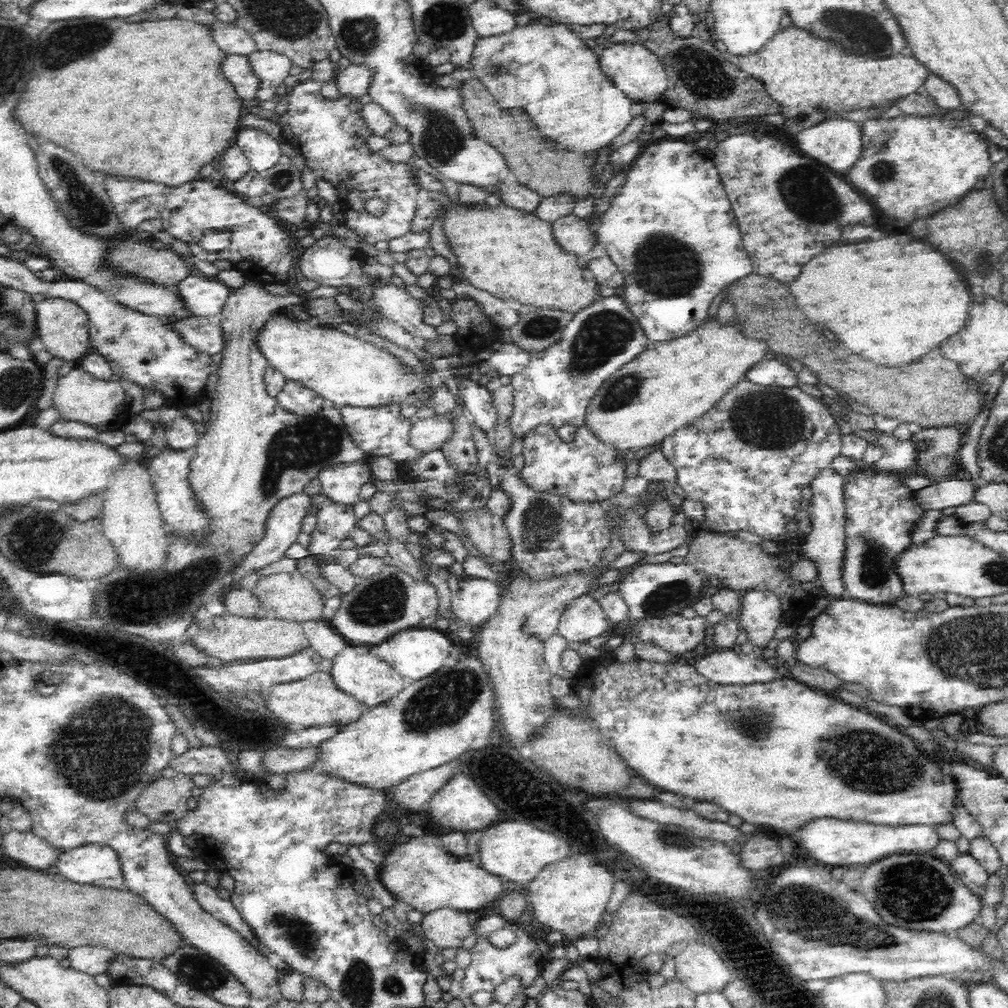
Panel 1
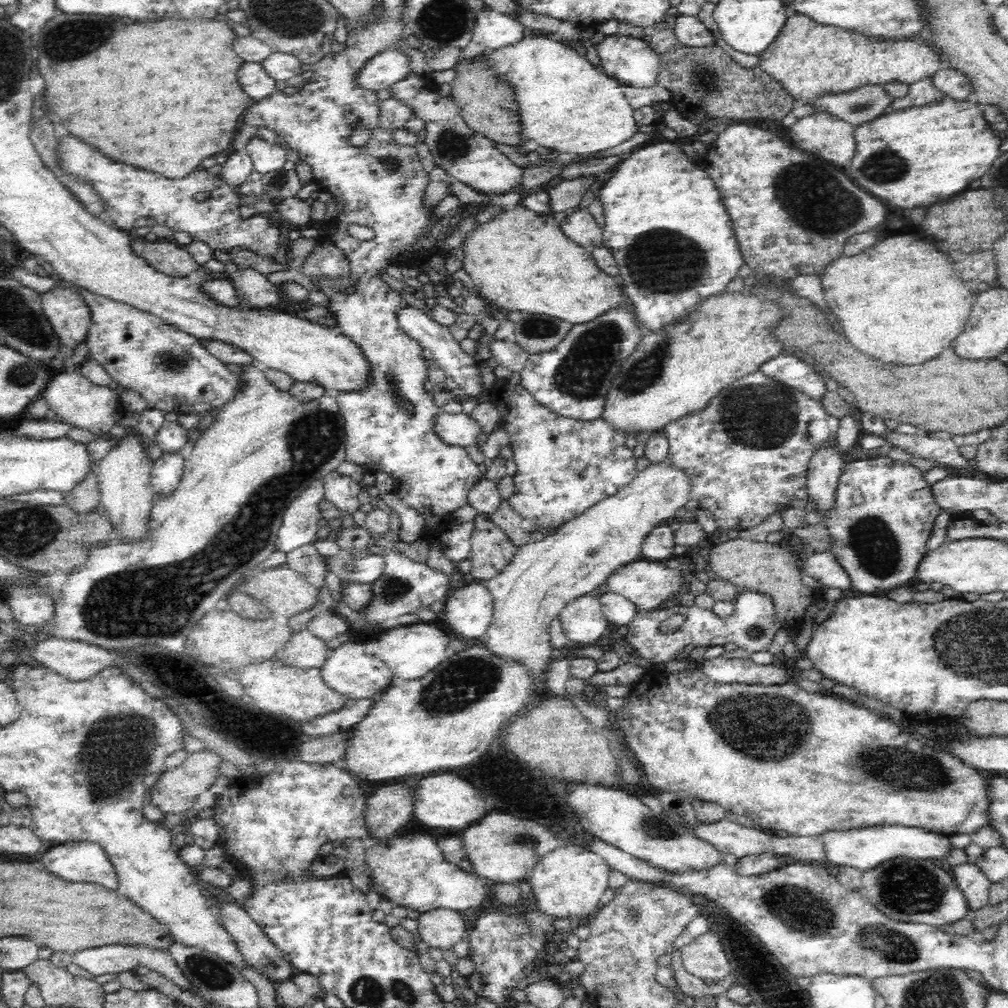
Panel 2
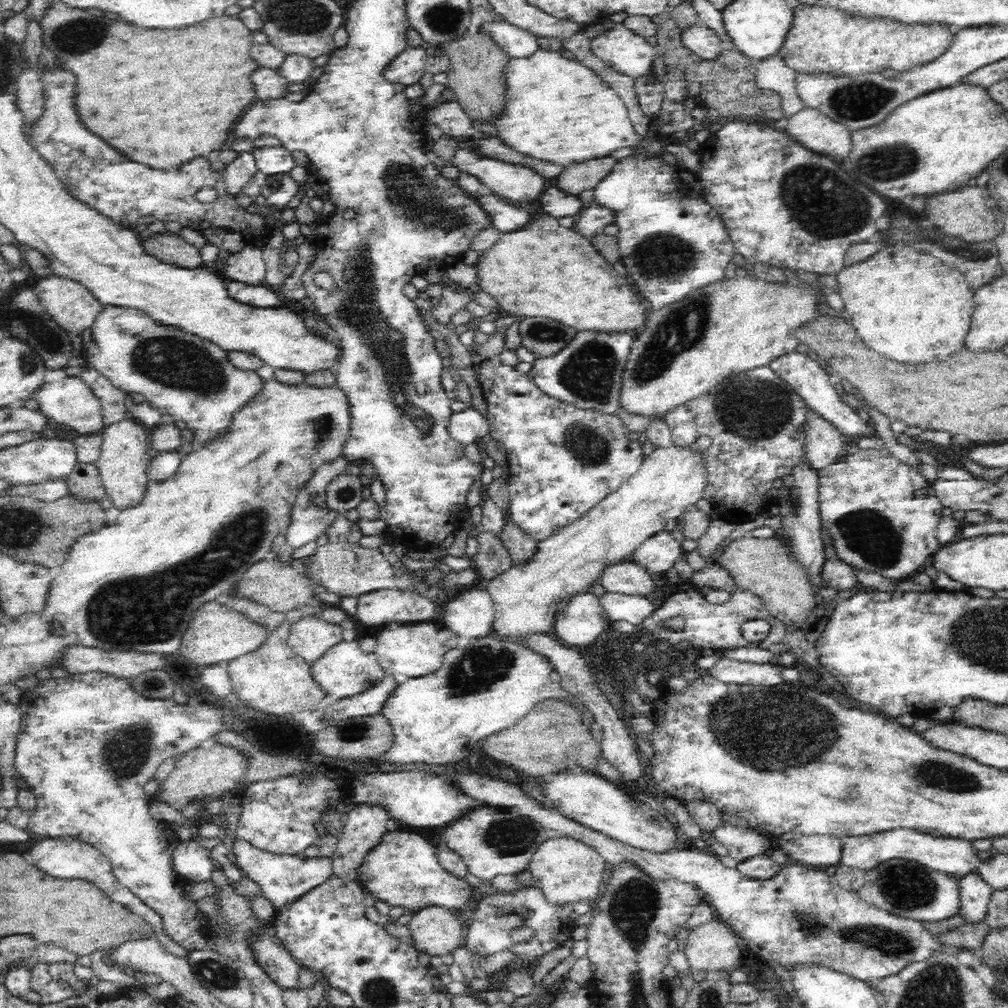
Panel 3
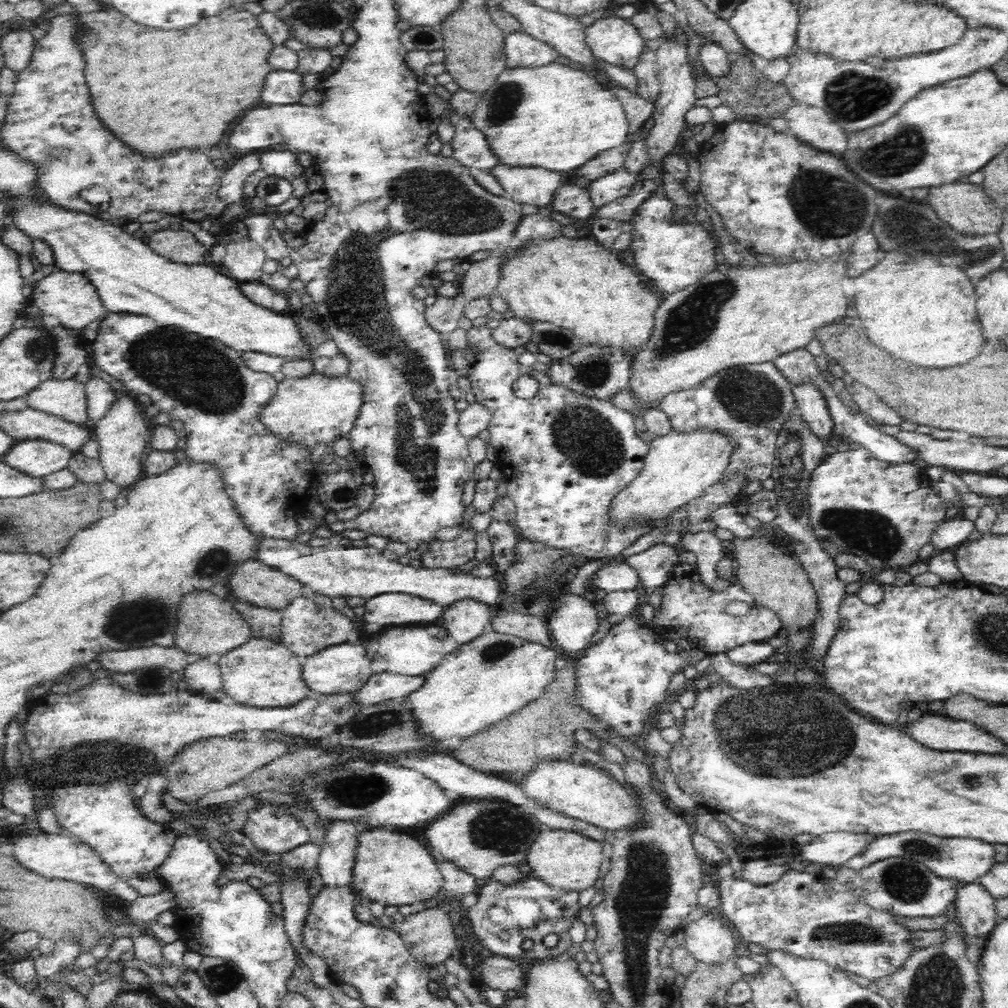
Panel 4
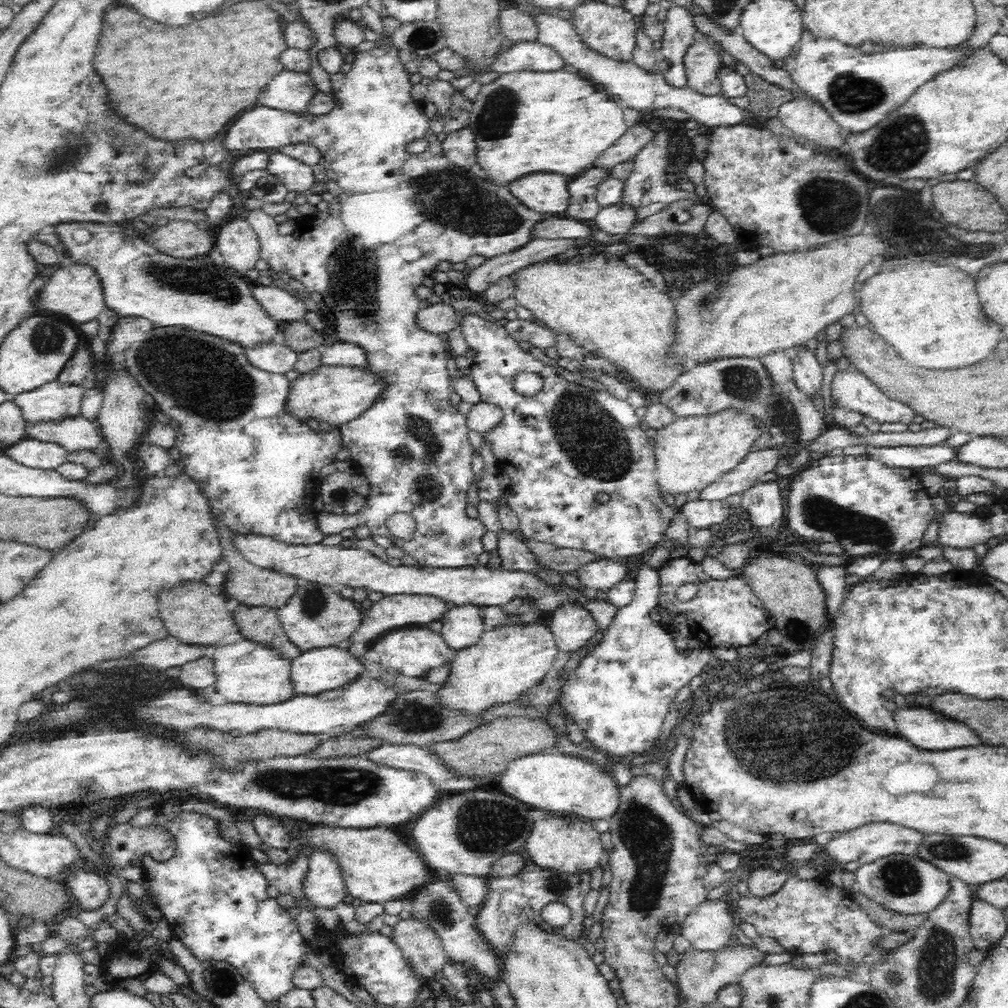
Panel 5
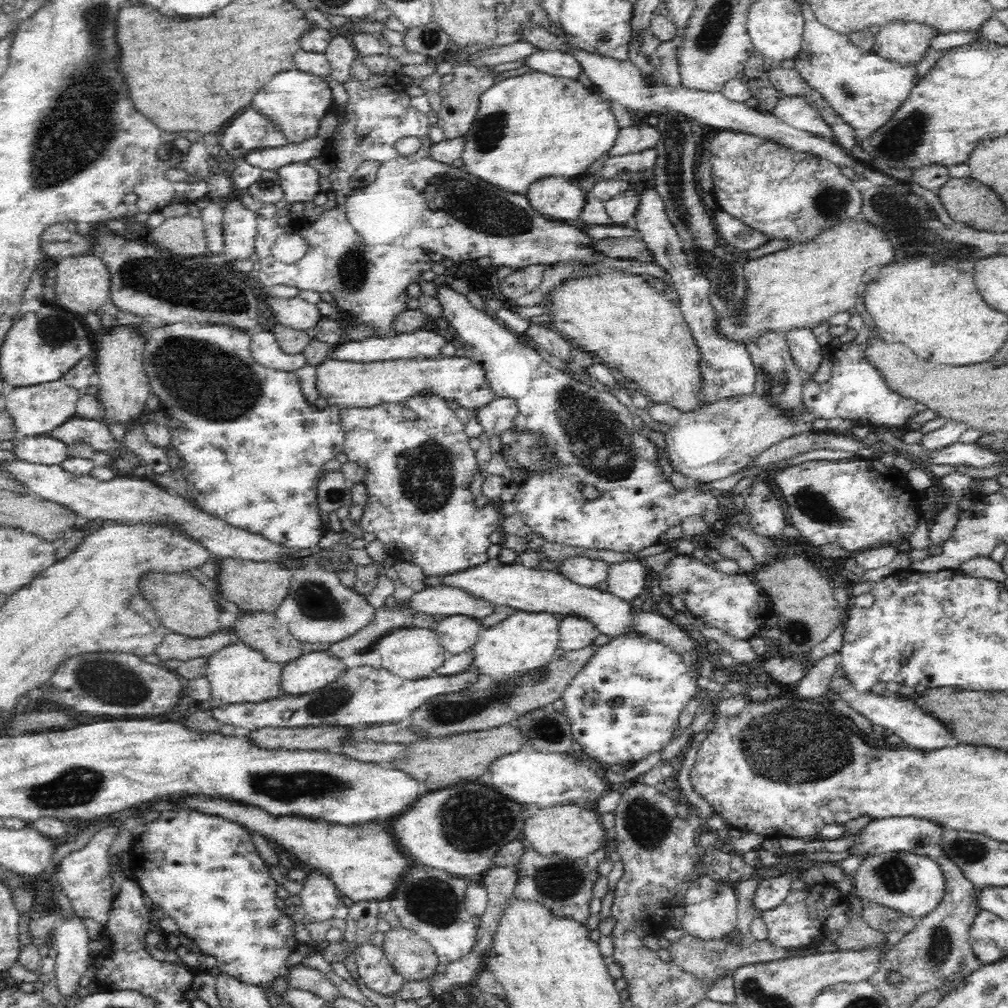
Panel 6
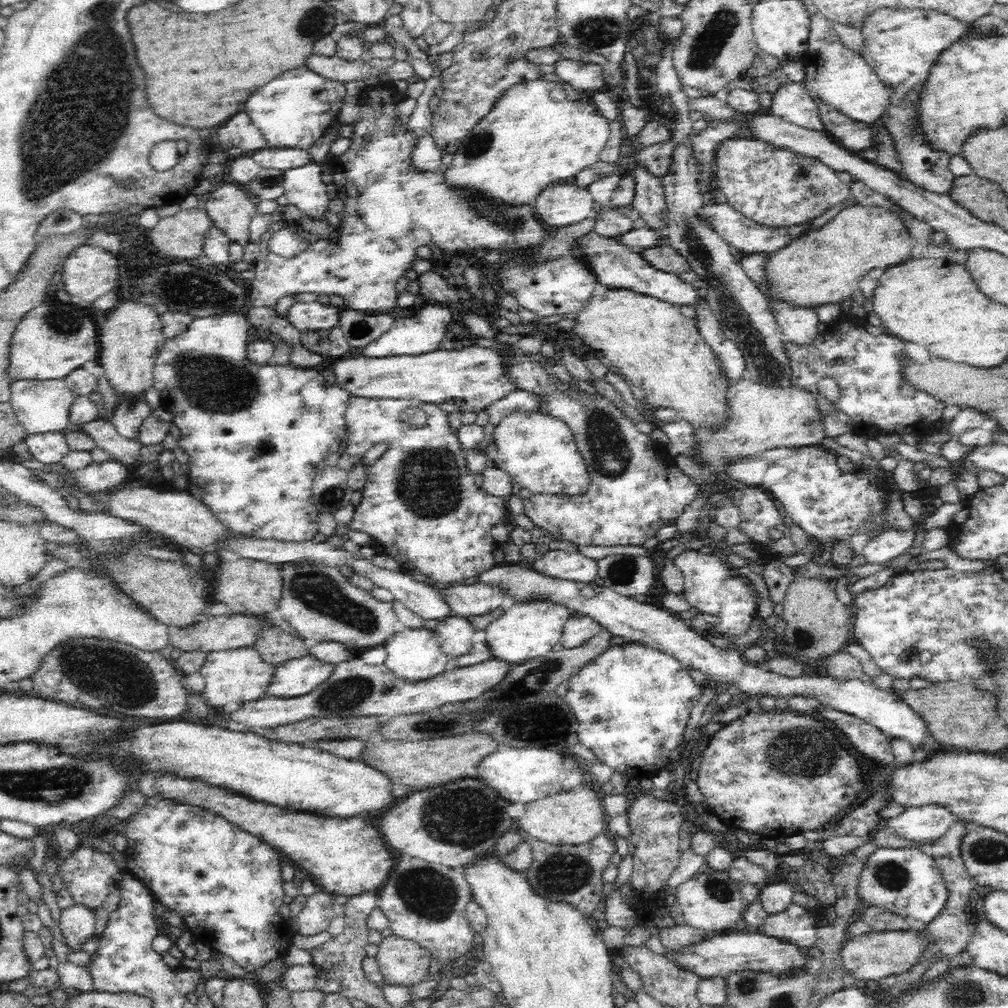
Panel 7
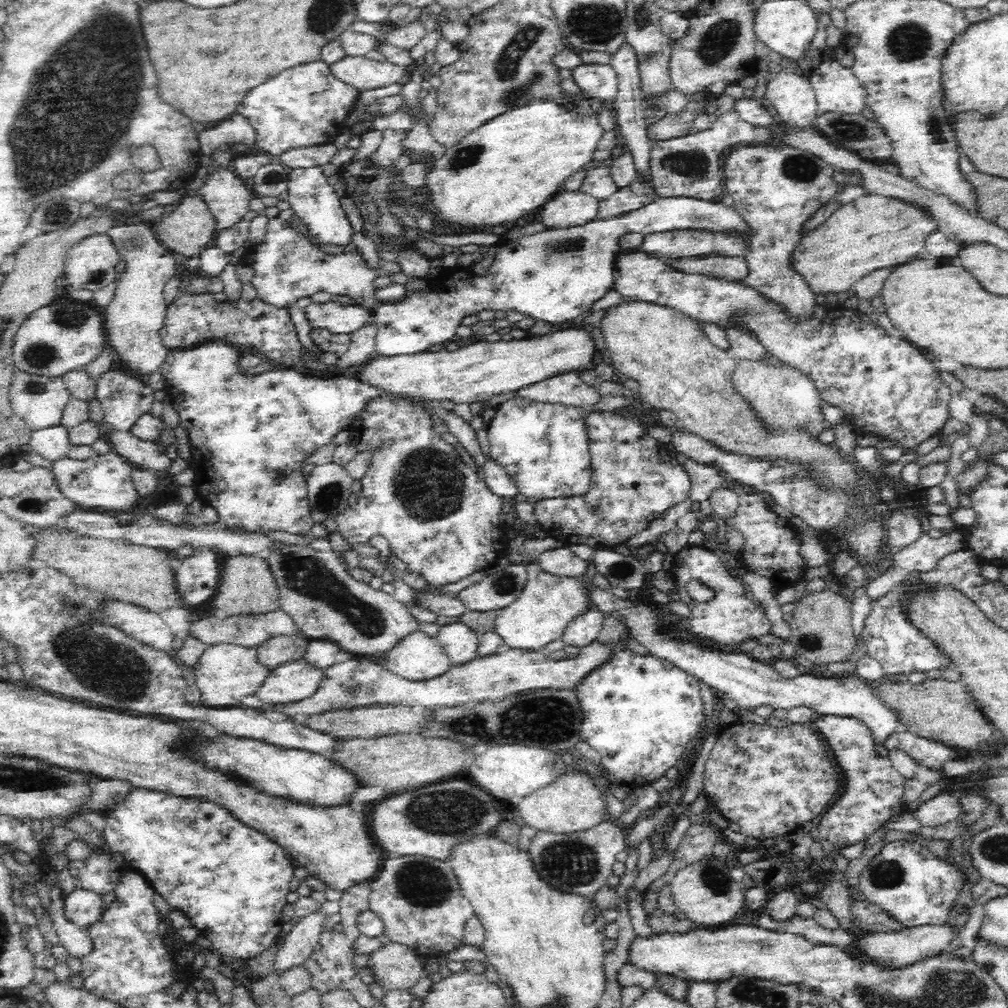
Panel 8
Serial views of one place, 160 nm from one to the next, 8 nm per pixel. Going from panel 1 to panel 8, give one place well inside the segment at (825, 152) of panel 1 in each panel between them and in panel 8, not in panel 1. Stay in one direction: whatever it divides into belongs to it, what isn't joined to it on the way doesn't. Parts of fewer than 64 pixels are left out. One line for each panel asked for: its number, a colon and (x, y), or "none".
2: (832, 139)
3: (815, 131)
4: (814, 126)
5: (806, 118)
6: (795, 111)
7: (792, 101)
8: (791, 94)

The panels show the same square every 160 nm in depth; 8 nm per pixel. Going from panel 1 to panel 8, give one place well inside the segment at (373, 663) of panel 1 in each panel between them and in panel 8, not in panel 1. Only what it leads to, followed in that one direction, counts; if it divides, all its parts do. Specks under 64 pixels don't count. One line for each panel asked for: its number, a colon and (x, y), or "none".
2: (348, 670)
3: (343, 670)
4: (338, 669)
5: (314, 671)
6: (312, 671)
7: (295, 678)
8: (294, 681)

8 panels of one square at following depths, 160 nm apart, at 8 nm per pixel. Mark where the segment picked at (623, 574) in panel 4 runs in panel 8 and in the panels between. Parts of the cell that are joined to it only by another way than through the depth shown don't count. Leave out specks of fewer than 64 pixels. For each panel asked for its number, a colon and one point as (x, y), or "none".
5: (603, 573)
6: (589, 572)
7: (572, 565)
8: (560, 561)

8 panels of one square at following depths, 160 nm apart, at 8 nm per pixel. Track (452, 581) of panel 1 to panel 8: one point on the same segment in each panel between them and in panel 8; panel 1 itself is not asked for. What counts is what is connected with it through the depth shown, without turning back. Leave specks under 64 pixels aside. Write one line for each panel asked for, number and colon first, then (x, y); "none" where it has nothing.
2: (468, 611)
3: (471, 614)
4: (465, 620)
5: (462, 626)
6: (456, 634)
7: (454, 634)
8: (460, 643)

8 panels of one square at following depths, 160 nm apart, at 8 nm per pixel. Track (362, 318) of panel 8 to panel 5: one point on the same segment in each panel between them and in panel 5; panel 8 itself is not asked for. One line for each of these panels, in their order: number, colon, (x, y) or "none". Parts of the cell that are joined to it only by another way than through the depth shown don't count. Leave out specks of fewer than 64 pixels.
5: (280, 305)
6: (296, 313)
7: (304, 316)

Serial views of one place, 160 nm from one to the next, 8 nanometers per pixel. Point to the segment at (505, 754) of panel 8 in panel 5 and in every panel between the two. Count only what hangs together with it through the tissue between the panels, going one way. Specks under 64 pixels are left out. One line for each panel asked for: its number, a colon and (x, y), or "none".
5: (567, 784)
6: (546, 779)
7: (518, 774)

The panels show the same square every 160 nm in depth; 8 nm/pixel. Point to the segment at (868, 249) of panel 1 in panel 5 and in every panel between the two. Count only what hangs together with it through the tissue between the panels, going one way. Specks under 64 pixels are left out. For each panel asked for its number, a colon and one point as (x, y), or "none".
2: (901, 300)
3: (910, 307)
4: (922, 312)
5: (932, 315)

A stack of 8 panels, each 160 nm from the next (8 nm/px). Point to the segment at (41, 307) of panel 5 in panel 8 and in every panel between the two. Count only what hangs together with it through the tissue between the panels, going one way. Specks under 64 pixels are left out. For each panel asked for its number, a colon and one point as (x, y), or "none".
6: (83, 283)
7: (90, 271)
8: (94, 262)

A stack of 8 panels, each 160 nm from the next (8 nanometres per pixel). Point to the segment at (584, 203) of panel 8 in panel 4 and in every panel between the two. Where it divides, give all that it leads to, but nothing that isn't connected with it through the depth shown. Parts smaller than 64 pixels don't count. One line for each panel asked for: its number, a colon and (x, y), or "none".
4: (532, 187)
5: (548, 193)
6: (557, 199)
7: (564, 204)

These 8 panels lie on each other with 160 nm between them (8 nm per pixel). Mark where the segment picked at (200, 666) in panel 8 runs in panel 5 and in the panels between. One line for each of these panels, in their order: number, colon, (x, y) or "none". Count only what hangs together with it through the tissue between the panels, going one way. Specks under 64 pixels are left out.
5: (246, 672)
6: (238, 673)
7: (240, 675)

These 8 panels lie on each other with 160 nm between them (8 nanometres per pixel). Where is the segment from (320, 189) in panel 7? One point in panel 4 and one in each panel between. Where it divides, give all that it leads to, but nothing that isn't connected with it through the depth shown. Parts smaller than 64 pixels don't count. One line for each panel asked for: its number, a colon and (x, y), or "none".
4: (287, 165)
5: (297, 176)
6: (299, 182)

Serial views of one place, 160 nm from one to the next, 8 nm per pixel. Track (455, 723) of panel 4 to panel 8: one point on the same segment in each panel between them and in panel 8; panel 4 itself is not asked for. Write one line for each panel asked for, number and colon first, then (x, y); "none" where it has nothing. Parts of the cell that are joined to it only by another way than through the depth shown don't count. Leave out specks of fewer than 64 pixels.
5: (512, 658)
6: (525, 640)
7: (527, 629)
8: (547, 604)

